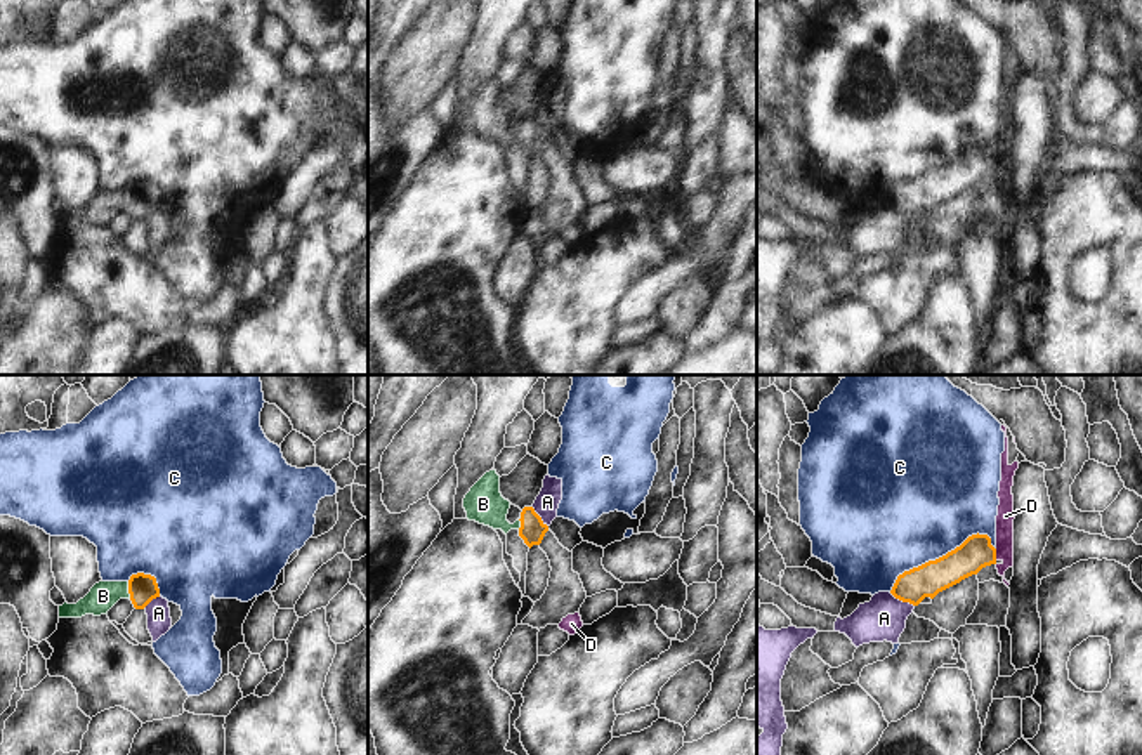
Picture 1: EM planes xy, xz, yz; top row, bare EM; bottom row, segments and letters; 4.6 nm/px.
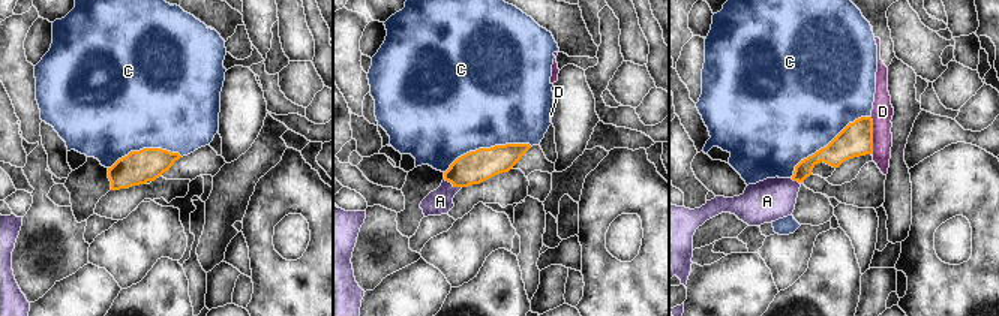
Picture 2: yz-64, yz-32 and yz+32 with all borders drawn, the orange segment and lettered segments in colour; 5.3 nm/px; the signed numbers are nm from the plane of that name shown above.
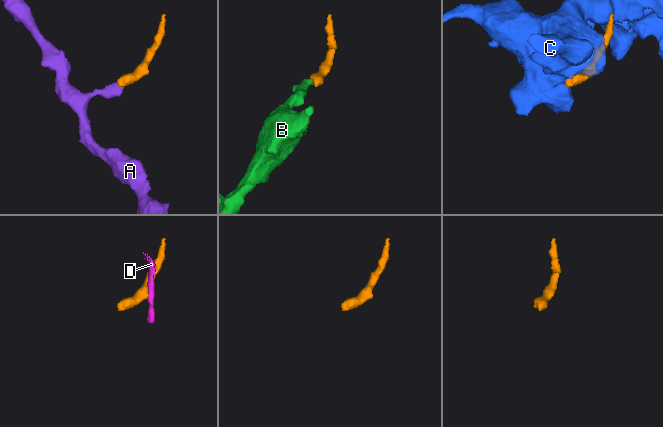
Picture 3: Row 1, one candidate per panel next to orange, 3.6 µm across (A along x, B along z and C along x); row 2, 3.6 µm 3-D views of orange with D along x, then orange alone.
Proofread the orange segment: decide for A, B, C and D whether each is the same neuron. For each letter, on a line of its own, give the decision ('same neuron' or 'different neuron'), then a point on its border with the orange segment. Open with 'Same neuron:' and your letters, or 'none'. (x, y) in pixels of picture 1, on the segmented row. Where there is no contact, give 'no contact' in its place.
Same neuron: B
A: different neuron; meets orange in yz at (901, 599)
B: same neuron; meets orange in xy at (129, 590)
C: different neuron; meets orange in yz at (939, 558)
D: different neuron; meets orange in yz at (995, 554)

